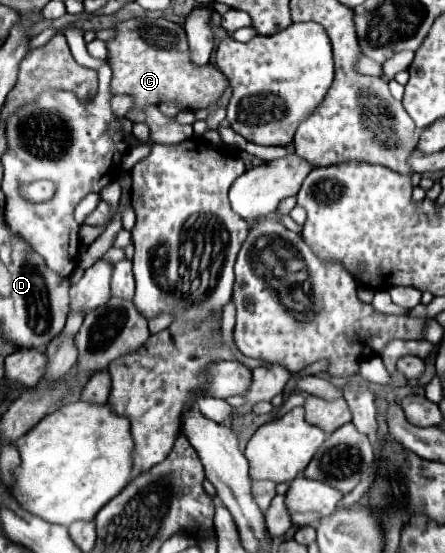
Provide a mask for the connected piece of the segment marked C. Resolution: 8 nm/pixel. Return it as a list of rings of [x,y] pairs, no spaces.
[[[129,19],[115,25],[117,37],[107,43],[109,65],[113,69],[111,89],[115,95],[133,95],[137,107],[173,101],[185,109],[205,109],[219,101],[229,87],[227,77],[213,65],[195,65],[191,61],[183,25],[159,19]]]

